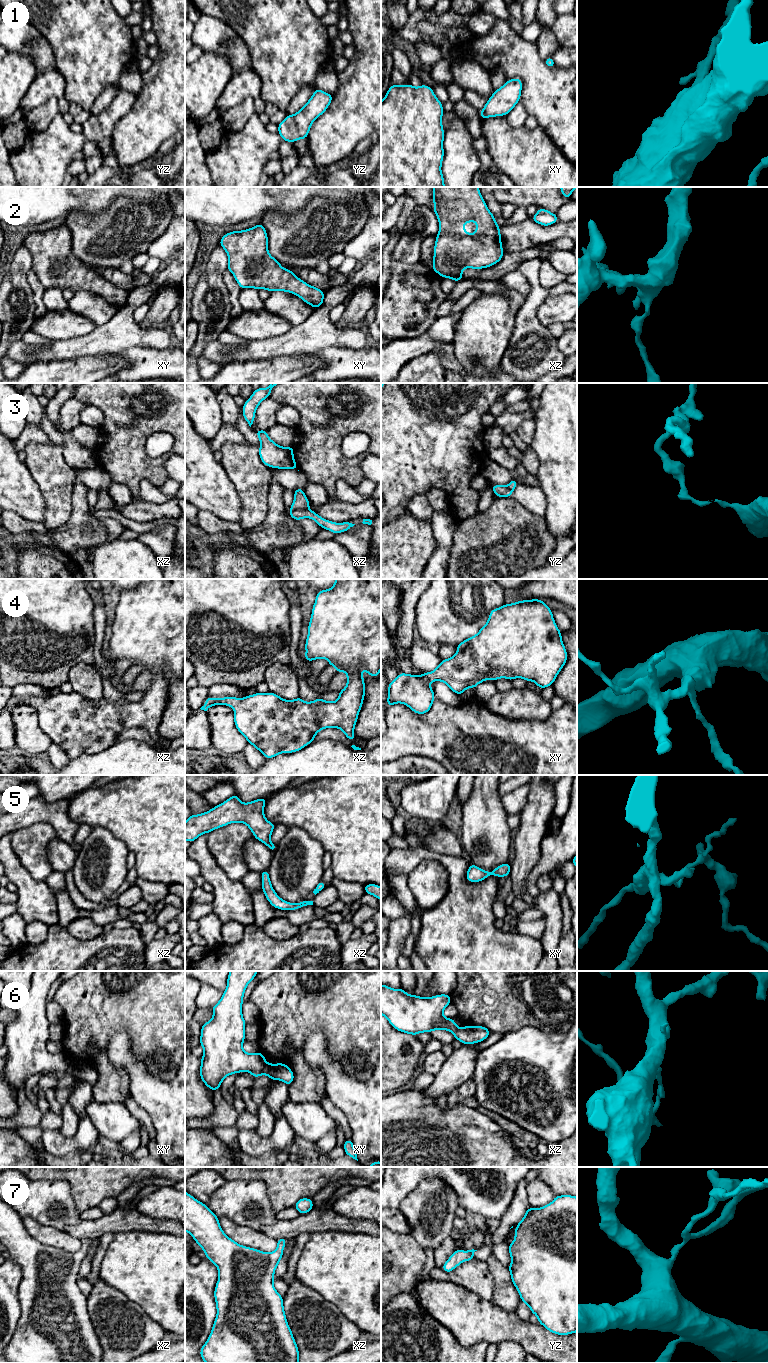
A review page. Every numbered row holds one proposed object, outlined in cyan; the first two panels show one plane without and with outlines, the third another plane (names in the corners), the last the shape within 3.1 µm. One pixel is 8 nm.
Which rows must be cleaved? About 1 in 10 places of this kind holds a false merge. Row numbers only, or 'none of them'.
3, 6

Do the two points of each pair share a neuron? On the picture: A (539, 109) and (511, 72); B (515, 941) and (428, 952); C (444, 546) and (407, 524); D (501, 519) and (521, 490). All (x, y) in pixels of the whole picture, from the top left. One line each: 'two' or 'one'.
A: one
B: one
C: two
D: two

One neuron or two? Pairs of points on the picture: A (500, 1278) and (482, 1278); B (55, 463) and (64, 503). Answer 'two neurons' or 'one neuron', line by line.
A: two neurons
B: one neuron

